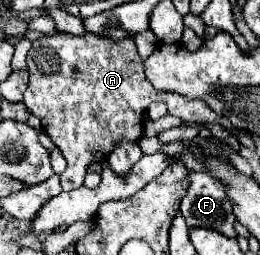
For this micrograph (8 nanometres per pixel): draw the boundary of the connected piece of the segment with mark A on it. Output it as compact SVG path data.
M58 33L52 37L40 37L32 41L32 49L28 51L28 87L24 91L22 103L26 109L36 115L42 121L42 129L46 135L58 145L58 149L64 153L68 167L60 175L62 177L62 189L72 191L82 187L86 169L90 163L104 161L116 143L120 141L138 141L142 137L142 117L152 101L166 101L168 111L174 117L180 117L182 121L190 121L196 125L208 125L218 121L218 115L200 99L186 99L178 93L164 93L156 91L144 77L142 59L136 53L136 45L130 37L122 41L112 41L98 35L70 35L70 33Z

